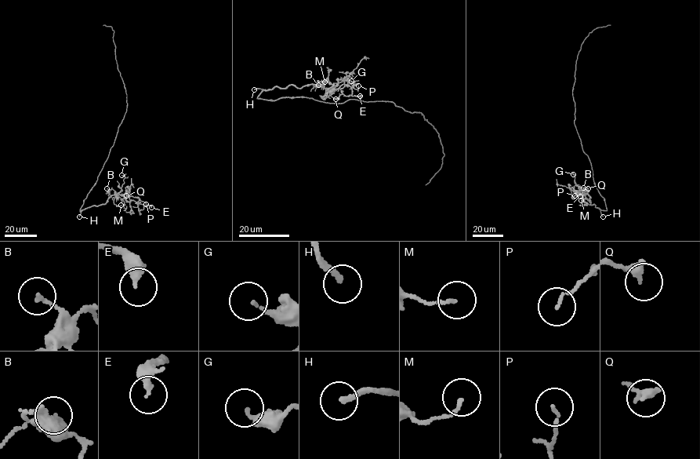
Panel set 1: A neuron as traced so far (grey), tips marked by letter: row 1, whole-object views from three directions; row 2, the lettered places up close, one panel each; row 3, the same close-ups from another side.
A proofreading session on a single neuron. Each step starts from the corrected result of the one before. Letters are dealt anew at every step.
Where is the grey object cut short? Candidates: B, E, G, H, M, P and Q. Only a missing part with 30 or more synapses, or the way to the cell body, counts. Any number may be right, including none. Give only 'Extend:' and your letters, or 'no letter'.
Extend: H, Q

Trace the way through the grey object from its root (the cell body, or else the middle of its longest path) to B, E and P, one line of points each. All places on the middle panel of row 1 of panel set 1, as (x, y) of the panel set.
B: (348, 100), (337, 103), (296, 96), (273, 100), (257, 98), (262, 91), (275, 86), (318, 85)
E: (348, 100), (257, 98), (275, 86), (311, 84), (335, 90), (346, 85), (351, 95), (360, 96)
P: (348, 100), (257, 98), (263, 90), (292, 85), (335, 90), (348, 78), (353, 88), (358, 85)

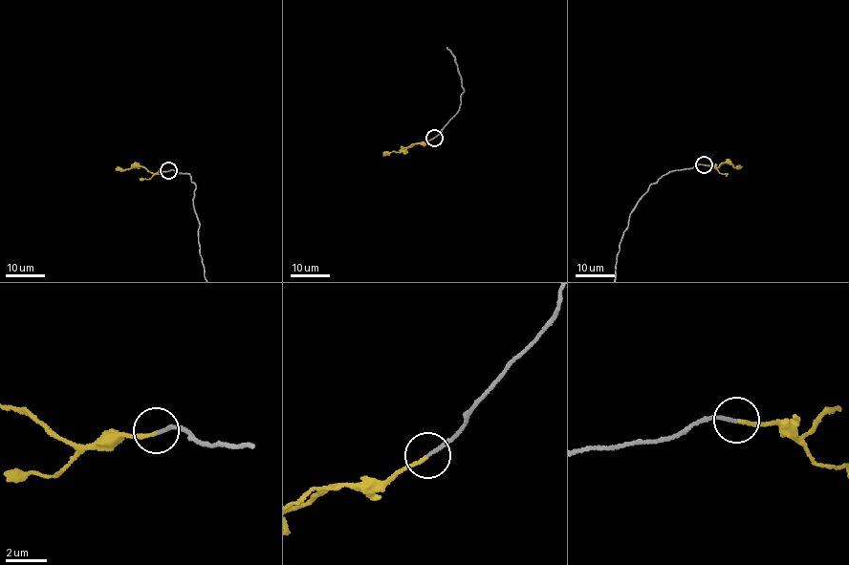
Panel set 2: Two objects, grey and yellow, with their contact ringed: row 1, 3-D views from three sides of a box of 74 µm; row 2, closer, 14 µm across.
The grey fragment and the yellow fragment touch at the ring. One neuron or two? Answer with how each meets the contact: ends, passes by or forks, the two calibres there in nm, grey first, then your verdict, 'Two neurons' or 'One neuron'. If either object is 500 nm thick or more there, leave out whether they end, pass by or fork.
At the ring grey ends. At the ring yellow ends. Thickness 160 nm (grey) against 150 nm. One neuron

